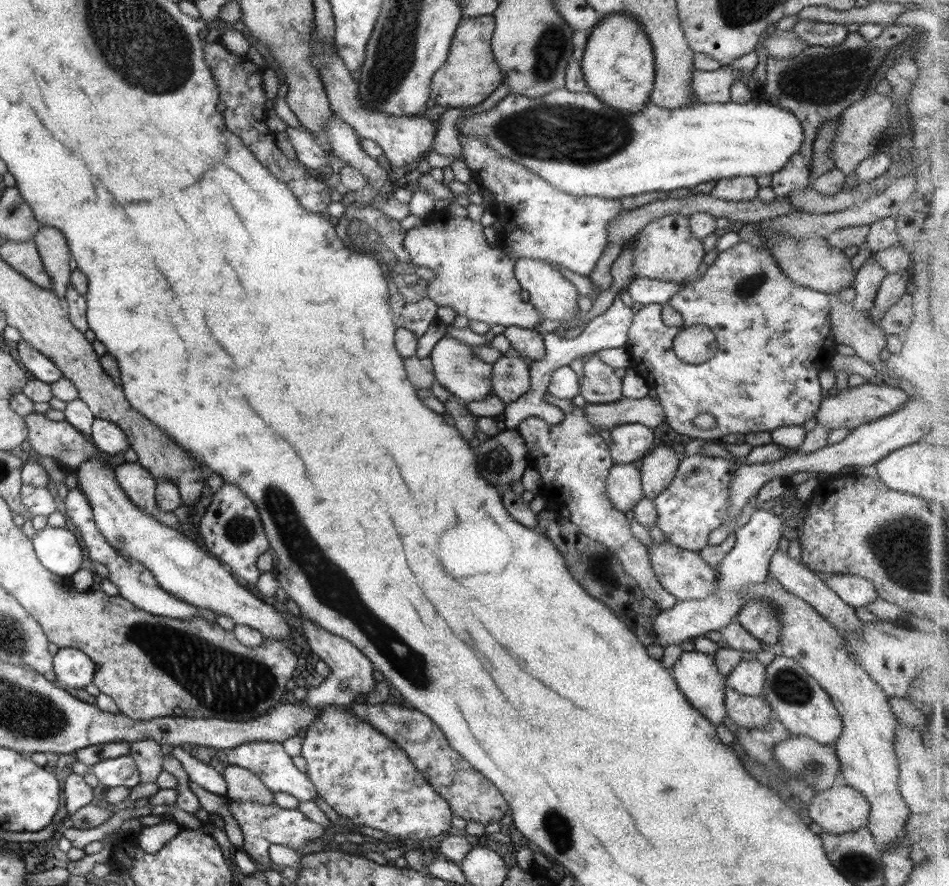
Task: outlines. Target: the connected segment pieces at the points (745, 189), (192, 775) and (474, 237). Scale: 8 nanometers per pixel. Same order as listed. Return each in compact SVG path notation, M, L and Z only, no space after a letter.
M753 176L721 178L709 193L712 198L732 202L748 202L758 197L758 183Z
M174 747L172 754L176 760L180 761L184 770L188 773L190 781L196 782L212 794L227 796L227 784L224 777L211 767L208 761L200 762L200 760L194 758L195 756L180 747Z
M447 209L433 210L420 226L406 231L403 238L403 247L410 255L411 262L415 266L426 266L435 270L436 275L431 283L428 283L427 301L434 301L438 307L448 306L456 314L466 316L470 320L486 322L490 326L494 324L519 326L527 329L535 329L544 319L539 315L537 308L530 302L522 299L522 288L515 278L514 261L499 247L488 244L484 234L482 223L474 222L468 218L453 216Z

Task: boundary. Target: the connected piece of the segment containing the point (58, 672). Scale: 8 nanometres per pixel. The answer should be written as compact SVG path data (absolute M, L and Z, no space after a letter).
M60 648L53 656L53 671L57 684L84 688L93 682L96 665L78 648Z

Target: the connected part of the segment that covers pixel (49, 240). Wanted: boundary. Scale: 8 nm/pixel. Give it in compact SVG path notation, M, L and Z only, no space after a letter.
M42 226L34 238L39 257L48 276L52 278L52 292L65 298L71 280L71 252L65 236L51 226Z

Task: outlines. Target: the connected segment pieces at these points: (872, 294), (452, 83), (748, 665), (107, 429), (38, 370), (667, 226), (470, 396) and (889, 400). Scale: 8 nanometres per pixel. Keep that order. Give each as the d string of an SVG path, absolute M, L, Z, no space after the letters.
M872 256L861 264L853 280L853 290L856 292L852 304L869 318L869 310L872 308L874 299L879 293L881 282L888 273Z
M492 15L463 18L454 34L446 63L432 77L430 98L436 104L446 108L474 107L502 85L502 72L491 46L495 28Z
M742 659L740 664L737 664L736 668L734 668L734 670L732 670L732 672L730 672L730 674L727 676L726 686L742 695L758 697L762 695L765 680L766 669L757 659L752 661Z
M94 419L91 442L102 452L120 457L129 448L127 436L110 420Z
M22 339L17 346L18 358L28 369L31 378L38 378L40 382L52 384L62 378L62 371L47 356L44 356L39 349L32 348L28 341Z
M666 213L651 220L636 236L633 246L633 273L636 278L687 283L697 278L704 268L706 250L702 239L696 238L689 227L688 217L680 213Z
M446 334L436 343L429 357L432 360L432 373L436 377L436 383L444 386L465 403L484 400L493 392L493 364L480 360L480 357L475 355L472 345L462 343Z
M867 382L857 387L847 387L822 399L820 408L815 414L816 422L830 431L838 428L854 430L857 426L877 421L887 414L900 410L903 404L909 401L908 397L907 387L894 388L881 382Z

